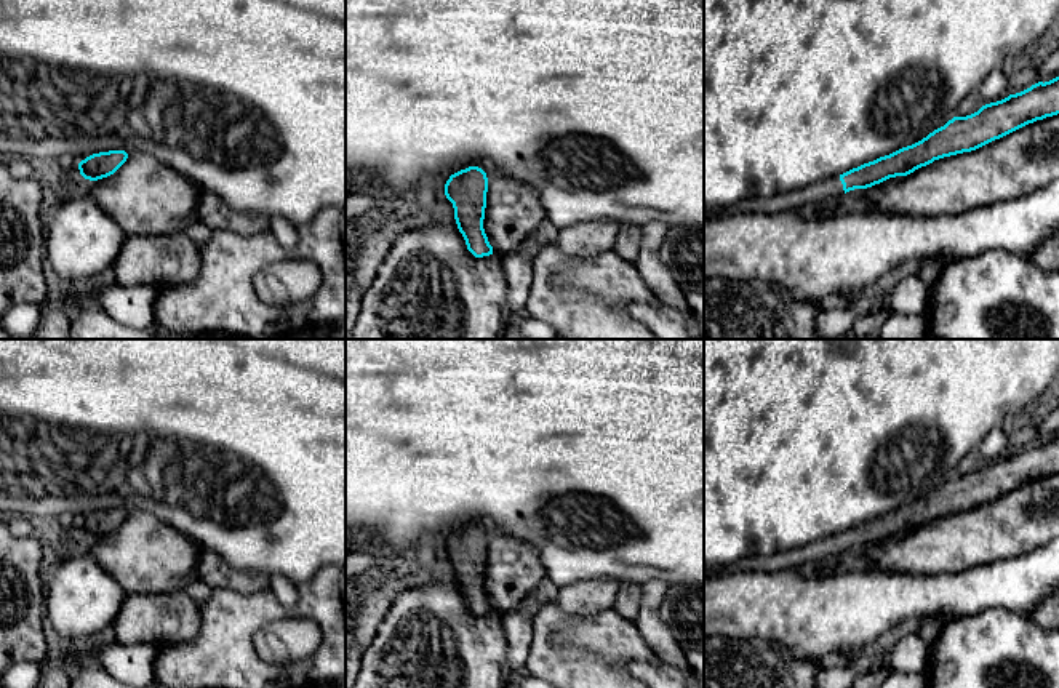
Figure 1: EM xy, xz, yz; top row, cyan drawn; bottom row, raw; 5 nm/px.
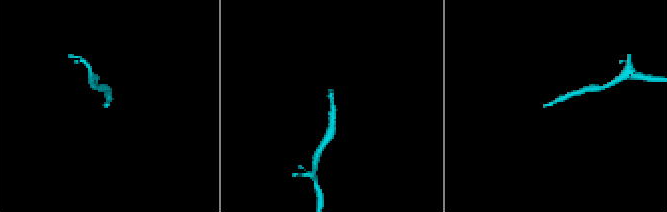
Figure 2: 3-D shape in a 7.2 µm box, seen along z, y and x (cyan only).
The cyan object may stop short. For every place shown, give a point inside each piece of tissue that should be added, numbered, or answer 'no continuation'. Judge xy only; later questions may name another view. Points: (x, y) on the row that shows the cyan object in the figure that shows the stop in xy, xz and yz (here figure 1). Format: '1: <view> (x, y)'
no continuation

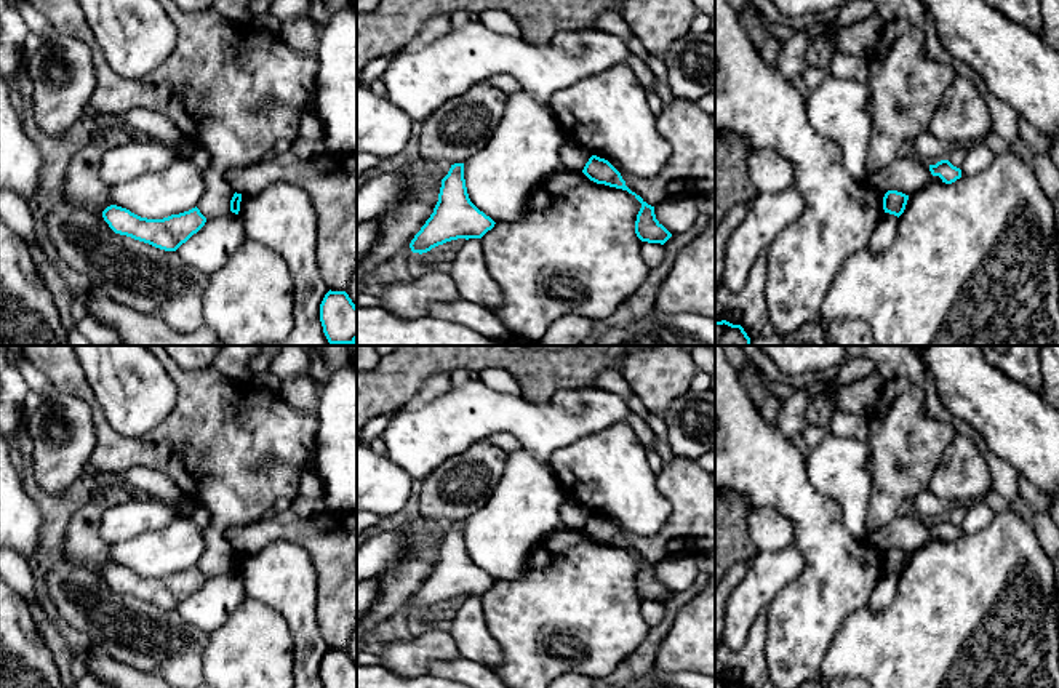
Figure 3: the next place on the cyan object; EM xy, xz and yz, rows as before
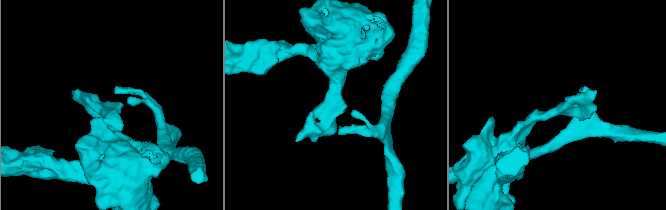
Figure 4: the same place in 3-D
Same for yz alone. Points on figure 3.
no continuation

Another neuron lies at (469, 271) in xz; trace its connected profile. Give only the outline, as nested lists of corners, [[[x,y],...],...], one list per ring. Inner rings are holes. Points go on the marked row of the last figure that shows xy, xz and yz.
[[[469,238],[453,259],[451,277],[462,299],[490,310],[502,304],[502,291],[490,275],[480,238]]]

